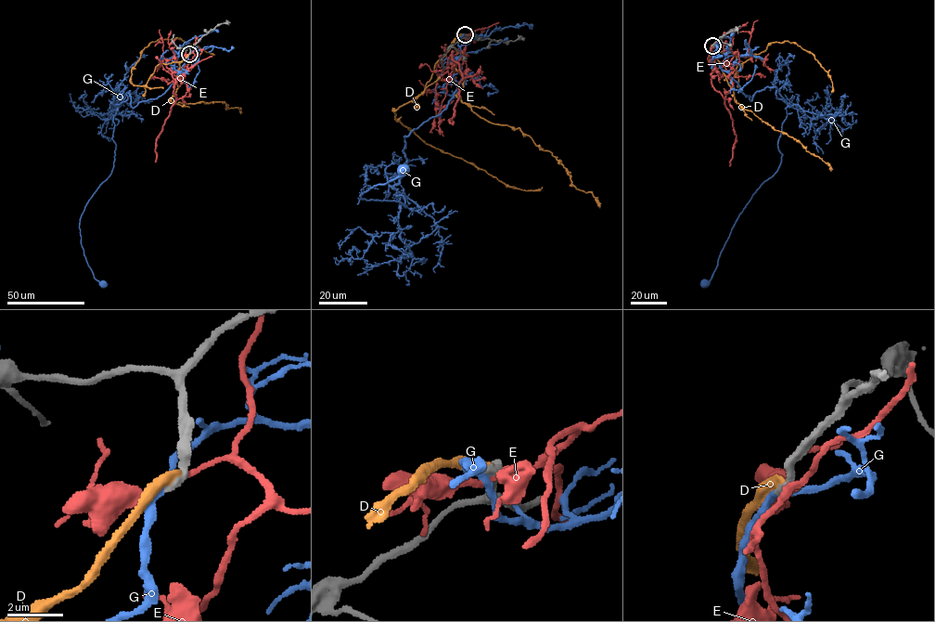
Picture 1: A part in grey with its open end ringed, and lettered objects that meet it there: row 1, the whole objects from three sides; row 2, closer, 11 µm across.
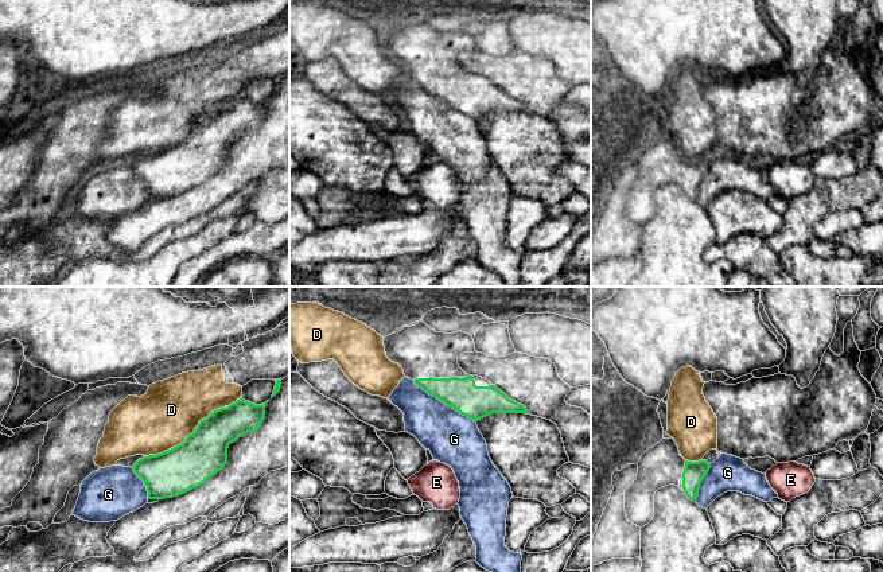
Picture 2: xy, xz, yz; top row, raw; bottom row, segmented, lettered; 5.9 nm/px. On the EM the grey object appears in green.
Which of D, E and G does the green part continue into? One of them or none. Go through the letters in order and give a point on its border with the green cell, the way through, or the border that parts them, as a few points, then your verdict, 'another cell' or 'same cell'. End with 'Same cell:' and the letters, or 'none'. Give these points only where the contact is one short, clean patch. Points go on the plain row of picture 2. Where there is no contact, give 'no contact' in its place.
D: contact xy (186, 137); another cell
E: no contact; another cell
G: contact xz (444, 101); another cell
Same cell: none

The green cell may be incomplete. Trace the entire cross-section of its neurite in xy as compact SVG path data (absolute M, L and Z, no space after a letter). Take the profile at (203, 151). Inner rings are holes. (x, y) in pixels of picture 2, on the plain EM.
M242 97L221 106L201 118L186 139L162 152L139 157L133 164L135 172L144 180L148 198L164 198L184 192L214 175L227 162L227 147L248 131L256 131L265 117L265 105L254 104Z

